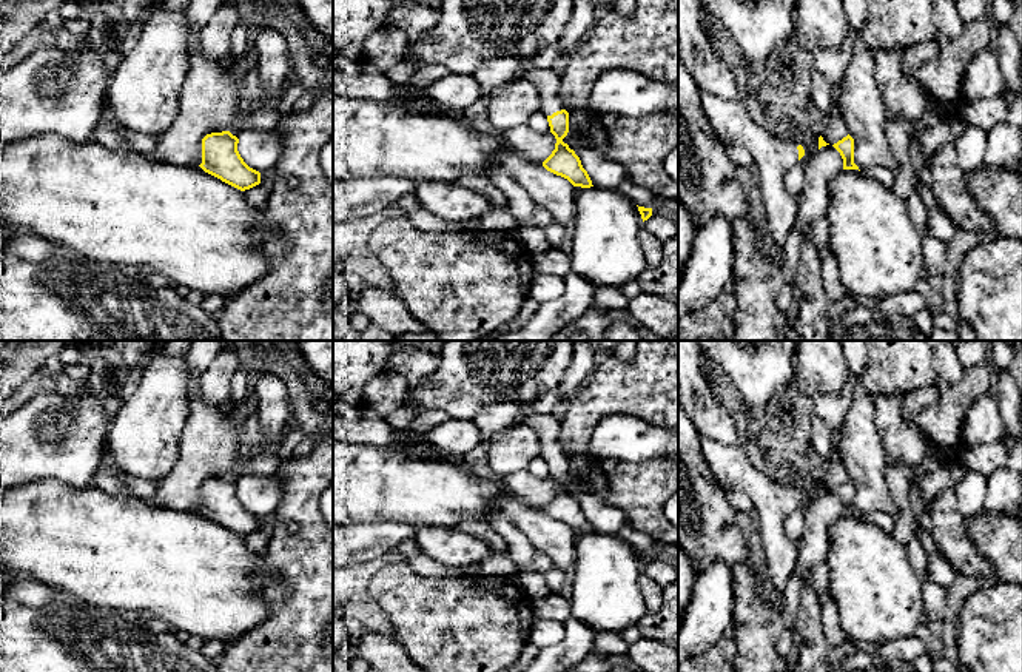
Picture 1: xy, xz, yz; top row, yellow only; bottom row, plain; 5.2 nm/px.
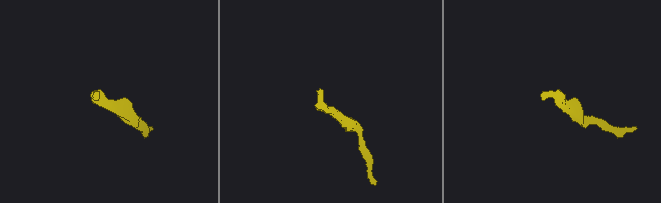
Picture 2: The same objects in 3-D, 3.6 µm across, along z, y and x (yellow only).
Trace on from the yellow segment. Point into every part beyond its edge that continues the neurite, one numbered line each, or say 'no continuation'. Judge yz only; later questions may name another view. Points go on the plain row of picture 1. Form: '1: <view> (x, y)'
1: yz (773, 501)

